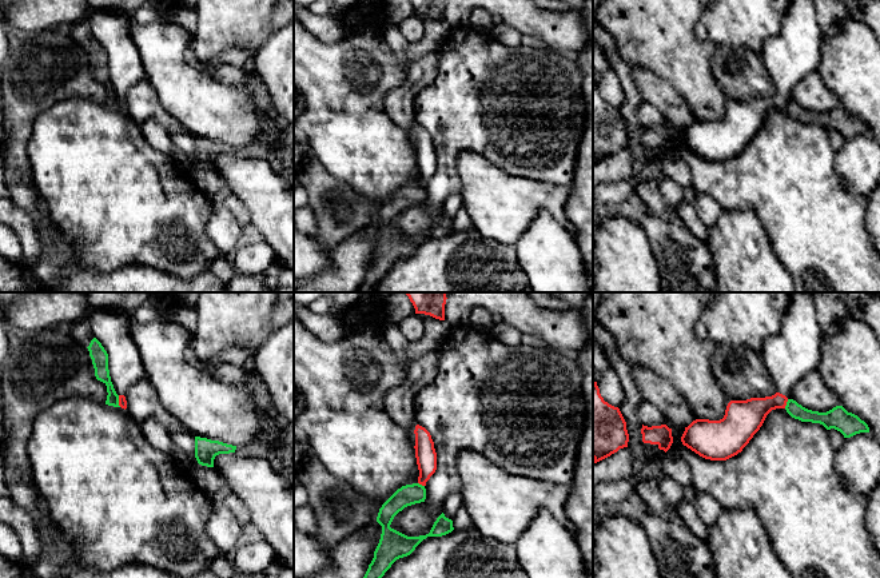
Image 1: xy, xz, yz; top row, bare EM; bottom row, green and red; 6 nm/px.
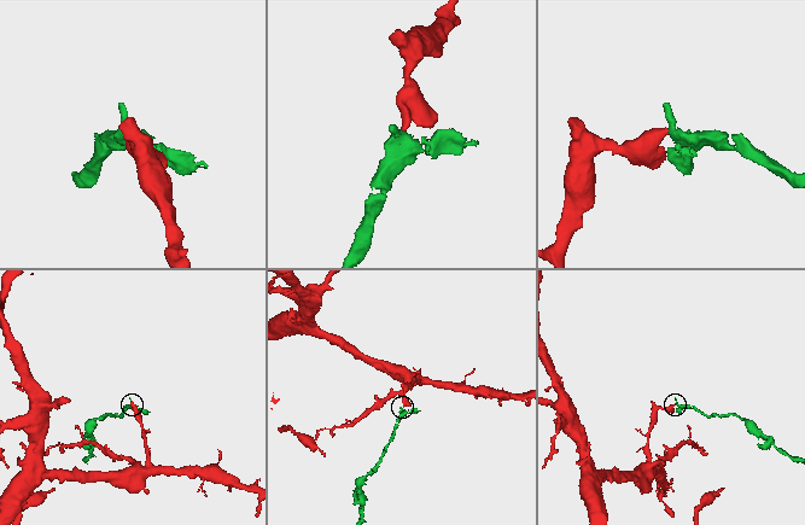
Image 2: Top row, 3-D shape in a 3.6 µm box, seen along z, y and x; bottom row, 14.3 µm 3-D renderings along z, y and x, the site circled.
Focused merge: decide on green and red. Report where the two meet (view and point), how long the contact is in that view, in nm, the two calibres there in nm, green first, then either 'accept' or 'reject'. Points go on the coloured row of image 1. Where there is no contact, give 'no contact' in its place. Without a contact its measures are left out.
contact yz (787, 403); length 60 nm; calibres 90 and 190 nm; reject

